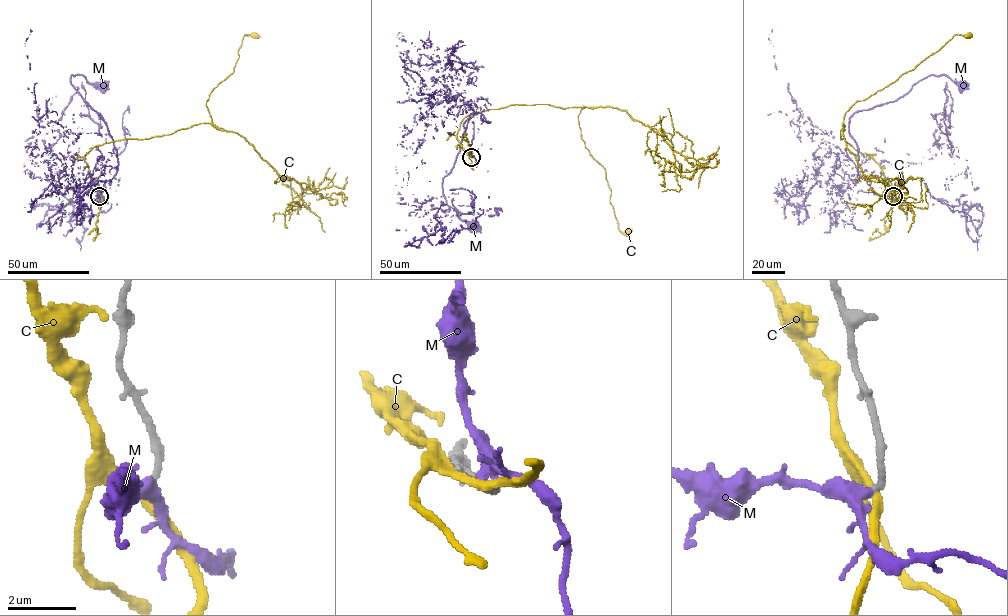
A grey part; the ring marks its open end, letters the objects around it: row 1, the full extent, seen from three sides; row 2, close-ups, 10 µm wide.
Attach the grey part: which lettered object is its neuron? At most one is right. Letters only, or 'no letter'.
M

